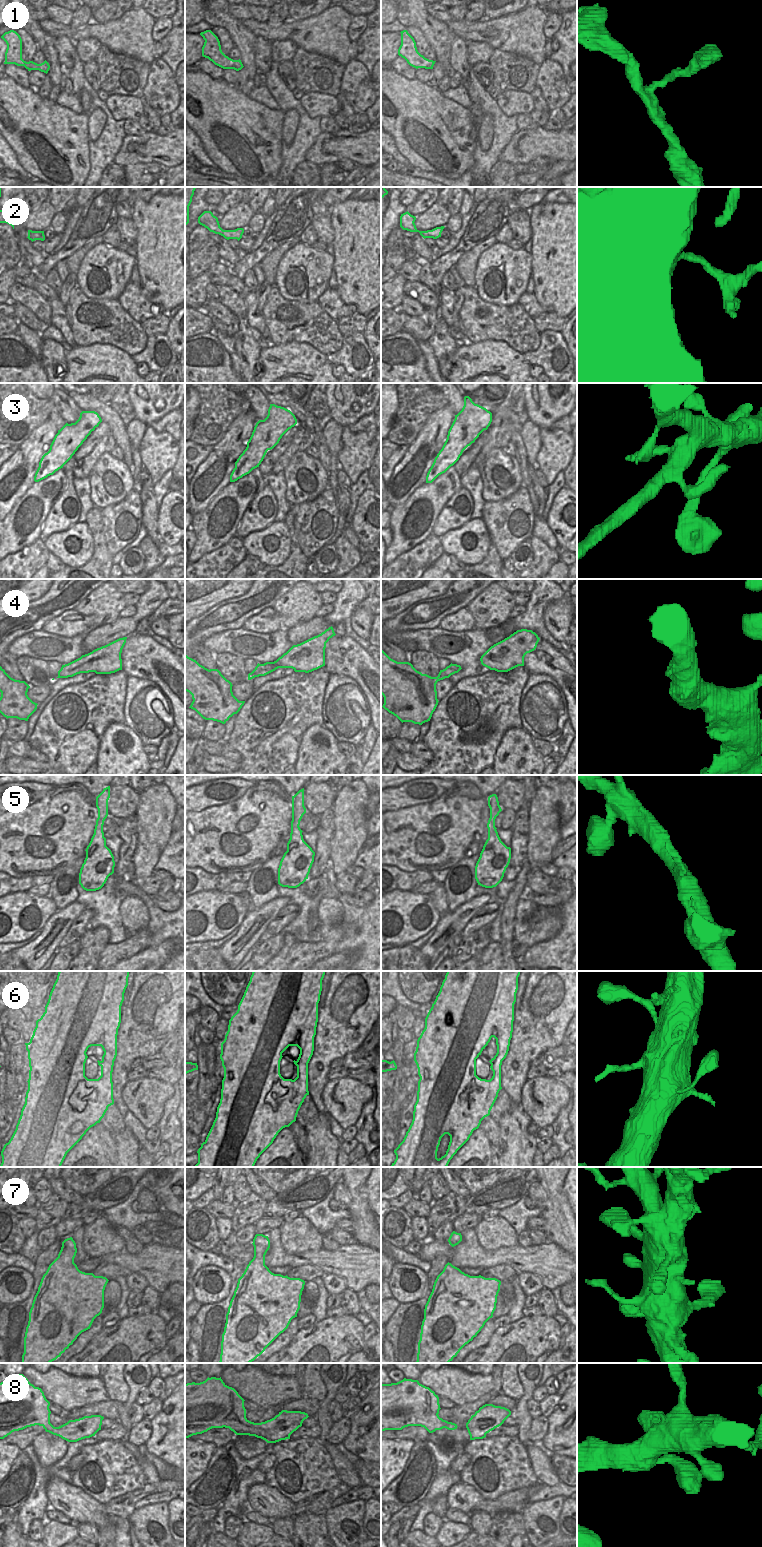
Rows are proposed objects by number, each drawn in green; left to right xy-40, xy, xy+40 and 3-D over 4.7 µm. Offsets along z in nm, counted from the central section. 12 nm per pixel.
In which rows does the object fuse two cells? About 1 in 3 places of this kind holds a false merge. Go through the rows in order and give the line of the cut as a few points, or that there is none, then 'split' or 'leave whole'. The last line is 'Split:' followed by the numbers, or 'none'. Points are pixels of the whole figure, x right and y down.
1: cut in xy along (238, 60), (233, 68); split
2: cut in xy along (224, 230), (221, 235); split
3: no cut; leave whole
4: no cut; leave whole
5: no cut; leave whole
6: no cut; leave whole
7: no cut; leave whole
8: no cut; leave whole
Split: 1, 2

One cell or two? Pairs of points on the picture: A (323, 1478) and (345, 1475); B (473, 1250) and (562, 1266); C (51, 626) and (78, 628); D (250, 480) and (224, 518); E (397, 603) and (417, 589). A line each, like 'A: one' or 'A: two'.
A: two
B: one
C: one
D: one
E: one

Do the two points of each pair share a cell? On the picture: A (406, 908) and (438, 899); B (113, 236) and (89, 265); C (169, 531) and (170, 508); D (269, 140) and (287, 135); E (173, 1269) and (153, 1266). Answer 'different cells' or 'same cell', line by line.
A: different cells
B: different cells
C: same cell
D: different cells
E: same cell

